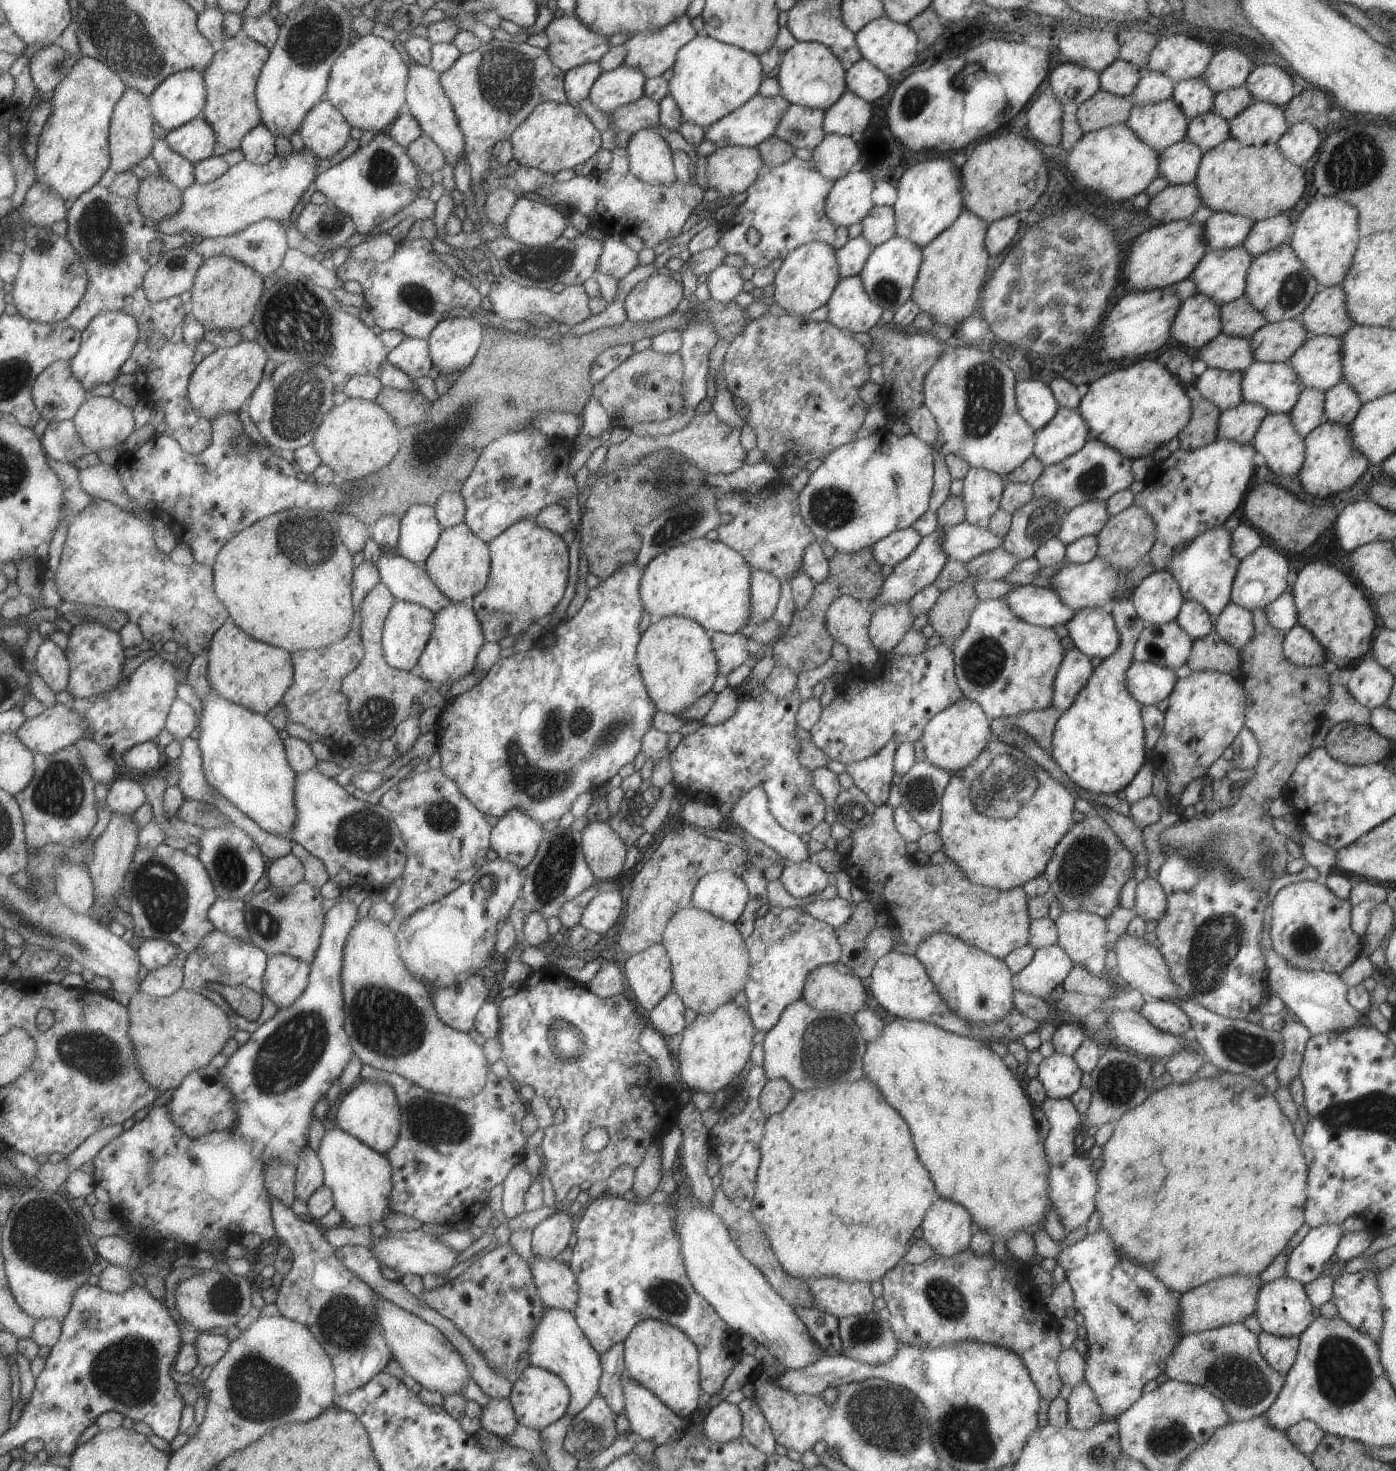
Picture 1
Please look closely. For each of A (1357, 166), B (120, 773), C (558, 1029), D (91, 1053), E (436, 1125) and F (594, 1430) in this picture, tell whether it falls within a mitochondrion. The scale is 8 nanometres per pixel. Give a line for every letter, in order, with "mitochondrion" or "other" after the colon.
A: mitochondrion
B: other
C: mitochondrion
D: mitochondrion
E: mitochondrion
F: other

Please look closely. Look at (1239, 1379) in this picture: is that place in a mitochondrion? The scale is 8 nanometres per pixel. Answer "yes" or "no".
yes

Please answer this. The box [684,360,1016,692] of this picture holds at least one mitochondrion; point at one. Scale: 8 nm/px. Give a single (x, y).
(983, 661)

